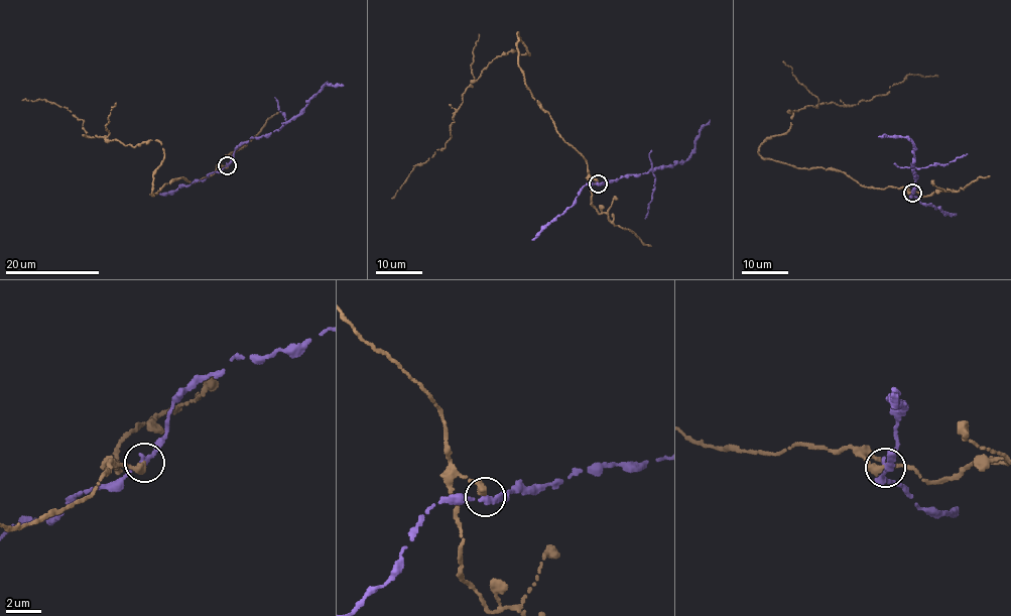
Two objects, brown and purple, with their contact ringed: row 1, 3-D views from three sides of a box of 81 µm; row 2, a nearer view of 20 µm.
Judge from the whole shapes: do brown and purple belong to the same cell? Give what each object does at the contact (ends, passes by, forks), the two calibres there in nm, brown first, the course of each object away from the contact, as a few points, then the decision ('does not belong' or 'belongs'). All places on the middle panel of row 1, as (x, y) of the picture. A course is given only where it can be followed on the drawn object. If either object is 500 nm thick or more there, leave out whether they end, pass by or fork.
brown ends; purple passes by; calibres 400 and 280 nm; course brown (597, 182), (524, 82), (517, 31), (529, 54), (513, 50), (482, 71), (446, 146), (392, 199); course purple (597, 183), (685, 161), (696, 147), (699, 131), (709, 120); does not belong

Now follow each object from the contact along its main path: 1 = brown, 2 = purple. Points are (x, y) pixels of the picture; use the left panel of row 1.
1: (227, 165), (151, 196), (163, 157), (158, 141), (132, 147), (86, 136), (67, 108), (22, 100)
2: (227, 165), (239, 146), (251, 138), (268, 136), (278, 130), (328, 84), (343, 85)

